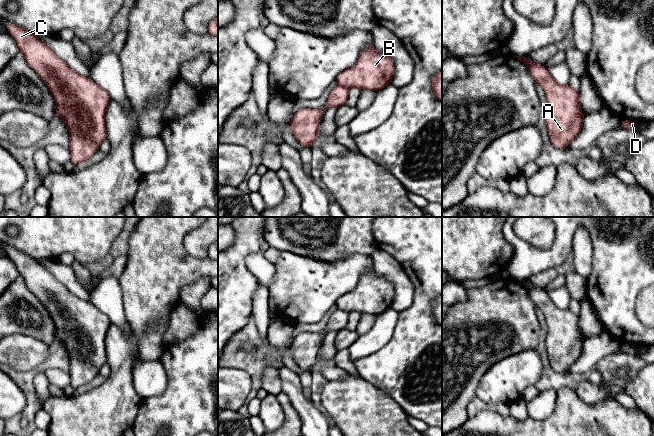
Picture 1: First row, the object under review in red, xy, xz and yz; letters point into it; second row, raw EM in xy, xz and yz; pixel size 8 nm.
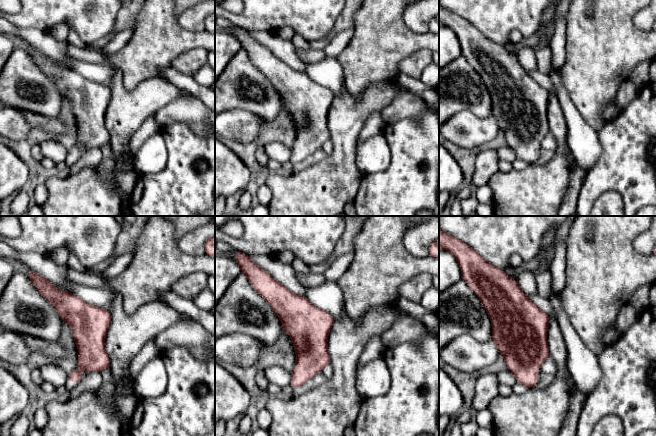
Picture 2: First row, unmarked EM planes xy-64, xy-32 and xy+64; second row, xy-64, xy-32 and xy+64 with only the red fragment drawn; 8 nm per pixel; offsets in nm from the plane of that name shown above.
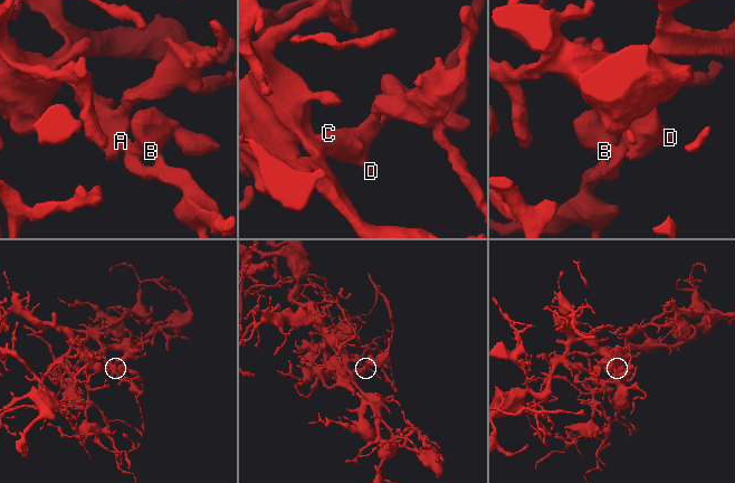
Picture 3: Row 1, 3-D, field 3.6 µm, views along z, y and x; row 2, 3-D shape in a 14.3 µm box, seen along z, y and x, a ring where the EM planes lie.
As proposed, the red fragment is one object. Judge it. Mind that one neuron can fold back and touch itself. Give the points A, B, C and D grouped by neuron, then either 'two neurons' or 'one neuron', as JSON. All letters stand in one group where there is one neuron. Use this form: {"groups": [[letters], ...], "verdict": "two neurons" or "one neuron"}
{"groups": [["A", "B", "C", "D"]], "verdict": "one neuron"}

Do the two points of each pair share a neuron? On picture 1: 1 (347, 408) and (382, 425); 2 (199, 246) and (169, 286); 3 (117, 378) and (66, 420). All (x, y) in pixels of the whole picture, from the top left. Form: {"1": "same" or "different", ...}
{"1": "same", "2": "different", "3": "same"}

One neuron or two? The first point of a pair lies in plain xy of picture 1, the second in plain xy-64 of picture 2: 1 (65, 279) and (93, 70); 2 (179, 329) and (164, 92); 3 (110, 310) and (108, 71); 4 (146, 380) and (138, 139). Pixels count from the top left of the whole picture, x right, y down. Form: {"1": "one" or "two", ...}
{"1": "two", "2": "two", "3": "one", "4": "two"}

